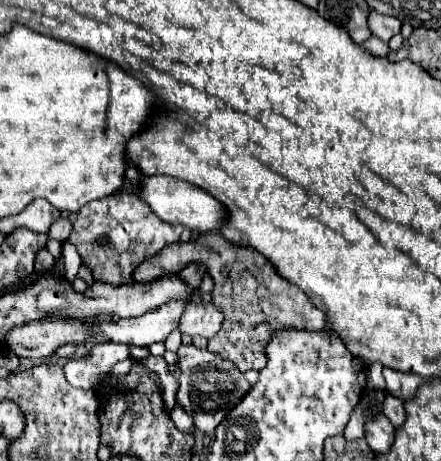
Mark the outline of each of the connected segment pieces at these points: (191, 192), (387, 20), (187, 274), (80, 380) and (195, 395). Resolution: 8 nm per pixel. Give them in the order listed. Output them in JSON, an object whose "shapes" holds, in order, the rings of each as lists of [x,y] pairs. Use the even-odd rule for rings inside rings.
{"shapes":[[[[142,176],[136,196],[150,206],[150,210],[168,224],[182,224],[198,232],[218,232],[224,224],[224,208],[202,188],[176,180],[172,176]]],[[[370,10],[368,14],[368,26],[372,30],[374,36],[378,36],[380,40],[388,42],[394,34],[400,32],[400,20],[398,18],[392,18],[392,16],[384,16],[376,10]]],[[[188,264],[178,276],[182,276],[182,280],[184,280],[188,286],[198,288],[200,282],[202,282],[202,278],[204,278],[204,274],[206,274],[204,266],[200,266],[200,264]]],[[[100,342],[90,348],[82,358],[70,358],[64,366],[66,380],[84,390],[96,388],[112,370],[112,366],[130,356],[126,344],[118,342]]],[[[180,346],[178,358],[180,358],[178,366],[182,368],[182,378],[176,402],[194,418],[194,426],[198,430],[202,430],[204,434],[214,434],[216,426],[252,386],[246,382],[244,374],[232,362],[208,350],[200,350],[196,346]]]]}

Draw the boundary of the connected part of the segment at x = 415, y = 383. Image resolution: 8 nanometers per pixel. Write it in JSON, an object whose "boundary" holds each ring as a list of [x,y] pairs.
{"boundary":[[[384,368],[384,378],[386,378],[386,390],[400,400],[410,400],[412,396],[416,396],[418,386],[424,382],[424,378],[416,374],[404,374],[392,368]]]}

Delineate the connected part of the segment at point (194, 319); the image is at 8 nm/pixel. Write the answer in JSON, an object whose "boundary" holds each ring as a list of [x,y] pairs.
{"boundary":[[[190,300],[186,304],[186,310],[180,318],[178,328],[182,334],[212,338],[220,330],[222,320],[224,320],[224,314],[212,302],[204,304],[200,300]]]}

